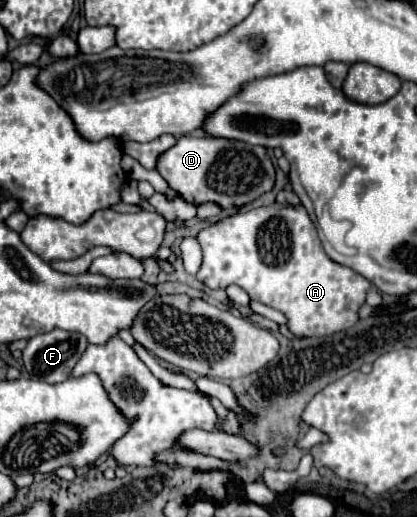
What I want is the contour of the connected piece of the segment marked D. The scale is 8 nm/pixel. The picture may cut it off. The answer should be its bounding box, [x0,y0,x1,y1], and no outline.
[157,137,275,209]

